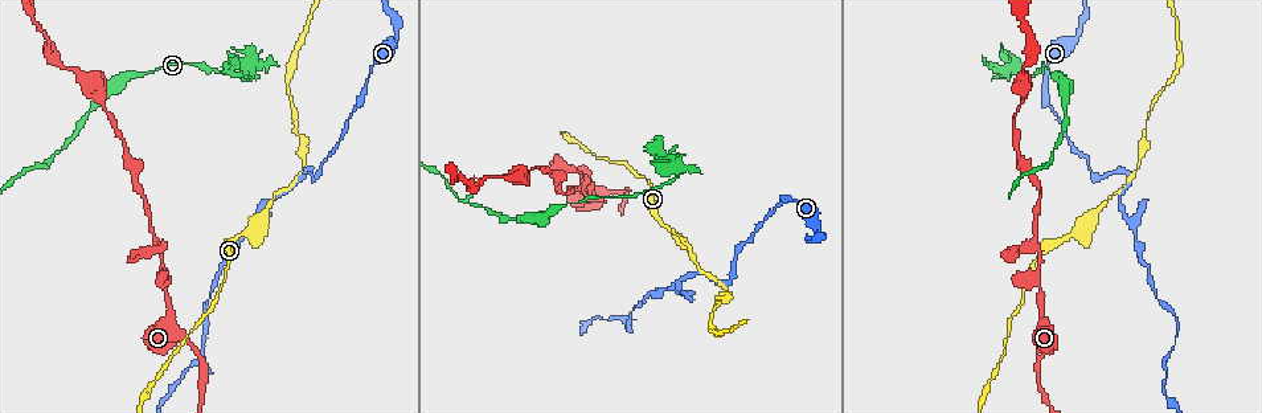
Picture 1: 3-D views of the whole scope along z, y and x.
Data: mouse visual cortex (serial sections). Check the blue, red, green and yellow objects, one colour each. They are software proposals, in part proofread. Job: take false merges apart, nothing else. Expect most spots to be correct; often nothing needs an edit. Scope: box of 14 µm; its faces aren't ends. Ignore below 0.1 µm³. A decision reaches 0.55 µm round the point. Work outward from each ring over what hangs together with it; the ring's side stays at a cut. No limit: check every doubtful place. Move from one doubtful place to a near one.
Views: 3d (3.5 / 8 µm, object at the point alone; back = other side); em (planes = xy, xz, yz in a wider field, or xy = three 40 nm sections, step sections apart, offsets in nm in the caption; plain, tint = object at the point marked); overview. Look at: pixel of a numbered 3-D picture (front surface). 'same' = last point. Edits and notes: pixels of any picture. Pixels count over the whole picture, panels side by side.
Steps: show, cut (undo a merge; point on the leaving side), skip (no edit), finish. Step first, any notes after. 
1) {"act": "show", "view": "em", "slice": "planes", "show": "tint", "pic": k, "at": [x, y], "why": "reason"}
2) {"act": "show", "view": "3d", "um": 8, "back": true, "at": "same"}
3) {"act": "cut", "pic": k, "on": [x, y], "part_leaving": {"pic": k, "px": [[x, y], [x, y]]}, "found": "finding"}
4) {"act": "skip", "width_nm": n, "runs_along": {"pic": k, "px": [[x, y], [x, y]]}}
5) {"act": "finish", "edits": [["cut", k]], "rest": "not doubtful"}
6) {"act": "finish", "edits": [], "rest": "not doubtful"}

{"act": "show", "view": "em", "slice": "planes", "show": "tint", "pic": 1, "at": [674, 172], "why": "sharp bend"}

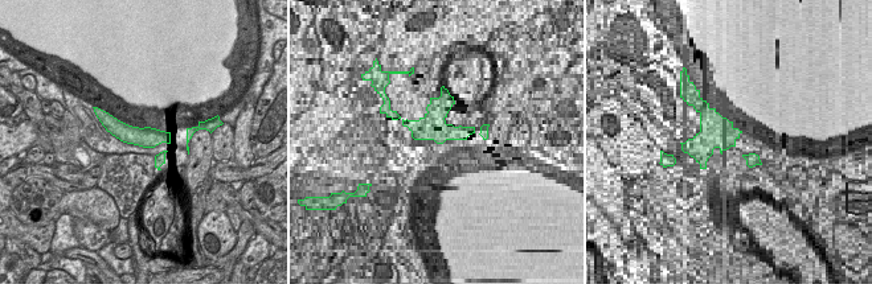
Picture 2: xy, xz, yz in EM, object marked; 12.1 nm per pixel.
{"act": "show", "view": "3d", "um": 3.5, "at": "same", "why": "see where the arms go"}

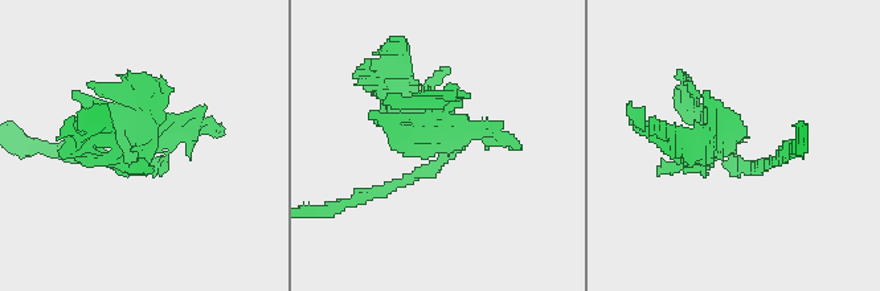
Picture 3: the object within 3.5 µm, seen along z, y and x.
{"act": "cut", "pic": 3, "on": [135, 138], "part_leaving": {"pic": 3, "px": [[150, 155], [97, 118], [89, 155]]}, "found": "two cells meet here"}

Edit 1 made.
{"act": "show", "view": "overview"}

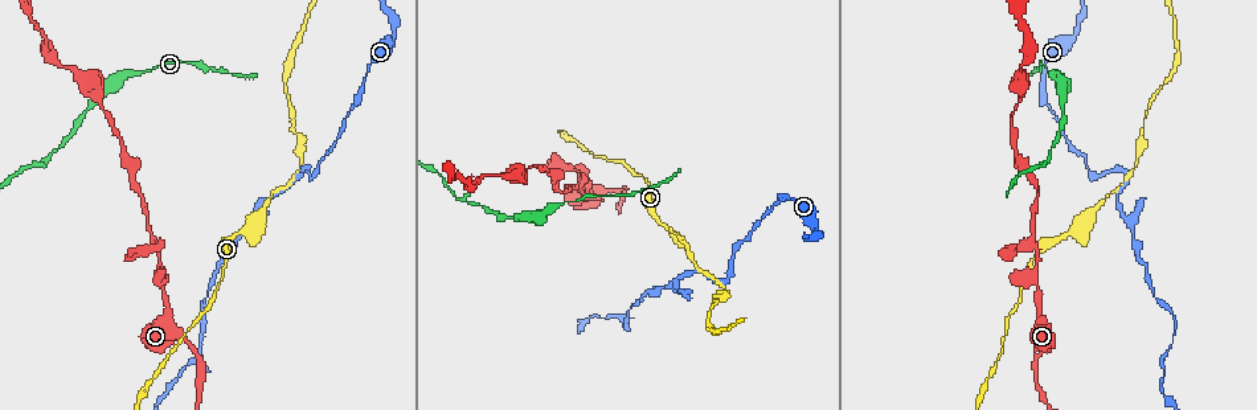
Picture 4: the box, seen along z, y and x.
{"act": "show", "view": "3d", "um": 3.5, "pic": 4, "at": [577, 191], "why": "sharp bend"}

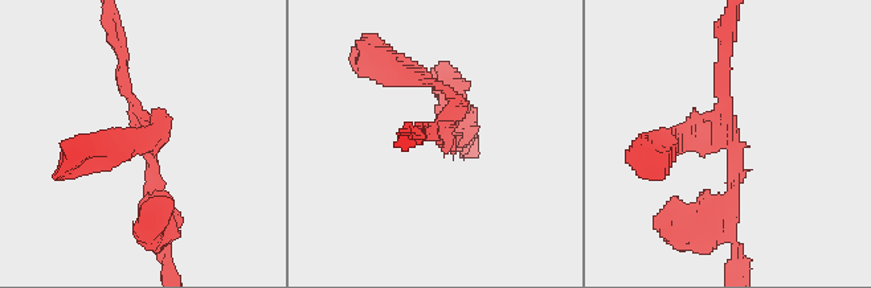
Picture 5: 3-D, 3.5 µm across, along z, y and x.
{"act": "show", "view": "em", "slice": "xy", "step": 1, "show": "tint", "pic": 5, "at": [440, 137], "arms": 3, "arm_widths_nm": [150, 150, 250], "why": "need the tissue"}

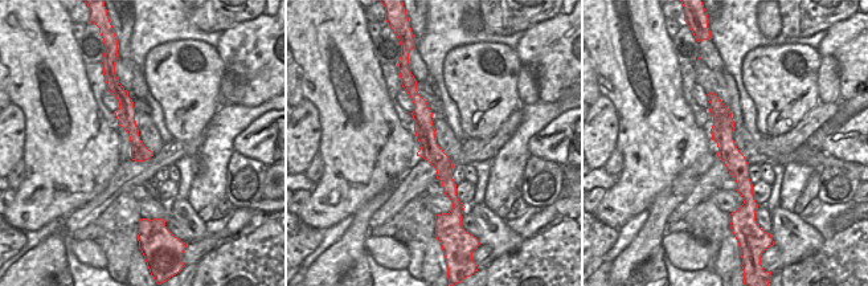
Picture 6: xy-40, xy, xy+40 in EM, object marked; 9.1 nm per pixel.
{"act": "skip", "width_nm": 180, "runs_along": {"pic": 6, "px": [[413, 94], [454, 199]]}, "found": "continuous, no second cell"}

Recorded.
{"act": "show", "view": "3d", "um": 3.5, "pic": 4, "at": [301, 172], "why": "sharp bend"}

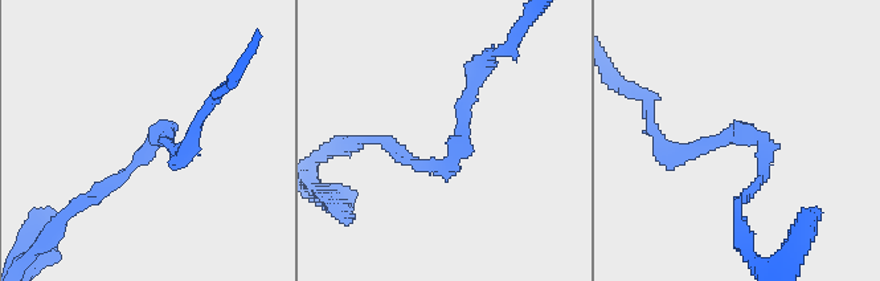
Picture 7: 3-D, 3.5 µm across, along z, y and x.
{"act": "show", "view": "em", "slice": "planes", "show": "tint", "pic": 7, "at": [453, 162], "why": "need the tissue"}

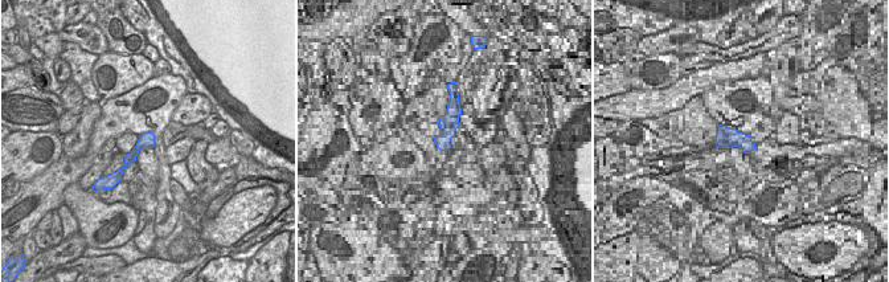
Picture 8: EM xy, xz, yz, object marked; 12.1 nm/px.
{"act": "skip", "arm_widths_nm": [150, 150], "runs_along": {"pic": 7, "px": [[471, 89], [446, 167], [385, 143]]}, "found": "one cell here"}

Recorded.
{"act": "finish", "edits": [["cut", 3]], "rest": "not doubtful"}

